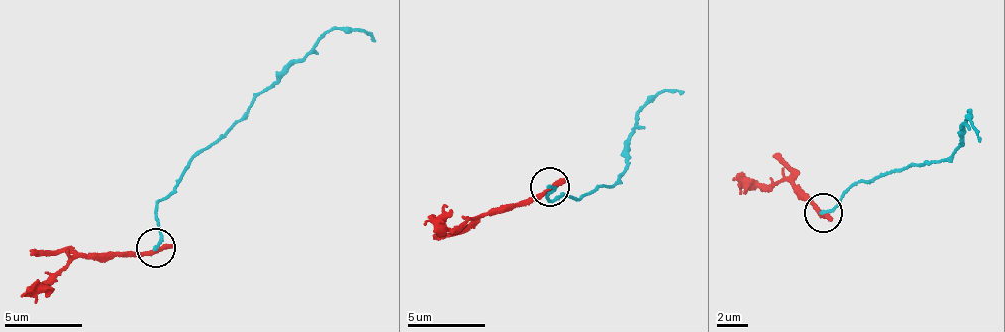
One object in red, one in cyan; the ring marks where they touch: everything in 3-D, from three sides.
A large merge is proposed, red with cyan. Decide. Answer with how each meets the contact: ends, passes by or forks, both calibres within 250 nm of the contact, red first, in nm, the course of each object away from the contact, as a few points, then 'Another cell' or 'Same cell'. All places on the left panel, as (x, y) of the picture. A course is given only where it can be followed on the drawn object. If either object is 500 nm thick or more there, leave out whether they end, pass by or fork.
At the ring red ends. At the ring cyan ends. Thickness 400 nm (red) against 200 nm. Course of red: (156, 248), (67, 259), (50, 280), (30, 284), (21, 295). Course of cyan: (156, 248), (158, 201), (174, 190), (189, 160), (236, 125), (265, 86), (332, 30), (356, 28), (374, 40). Another cell

